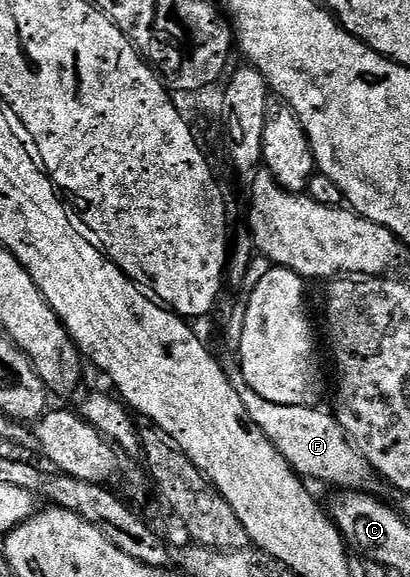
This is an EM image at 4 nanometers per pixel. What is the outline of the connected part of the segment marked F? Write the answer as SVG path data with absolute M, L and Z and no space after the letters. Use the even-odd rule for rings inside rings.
M241 379L234 384L234 389L236 394L240 394L240 402L244 402L244 410L251 422L267 436L272 446L276 446L276 450L280 450L280 454L299 476L327 480L330 484L339 484L342 490L374 490L380 484L380 477L374 467L363 456L359 456L358 449L350 443L329 411L317 412L314 406L301 408L268 402Z

